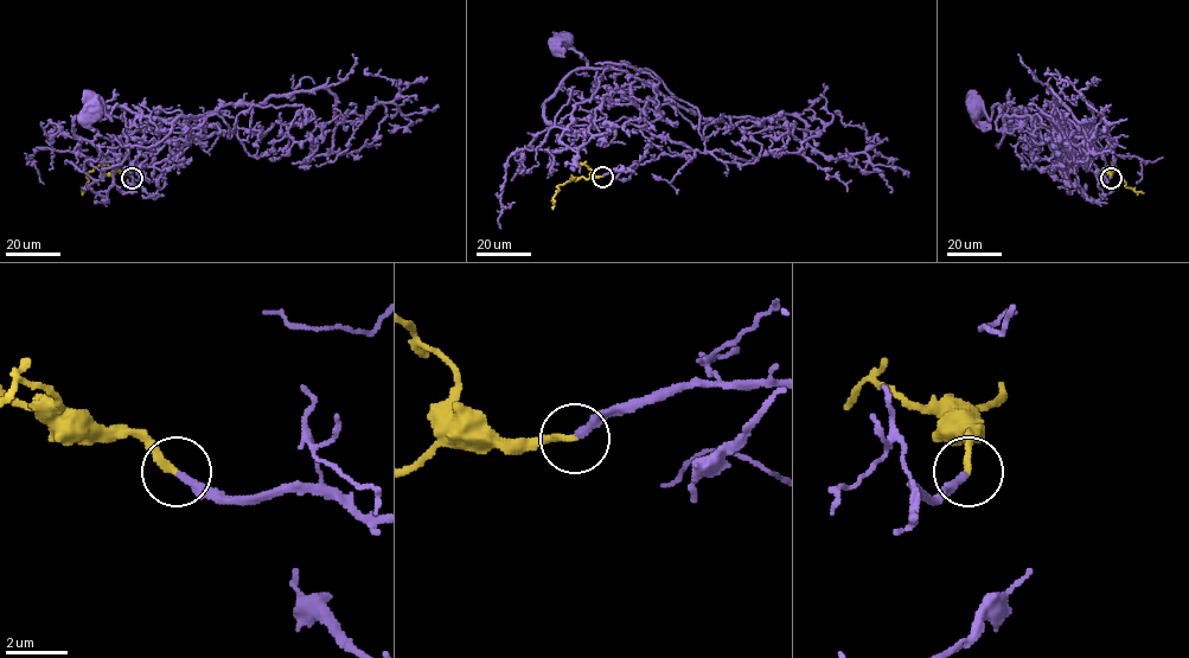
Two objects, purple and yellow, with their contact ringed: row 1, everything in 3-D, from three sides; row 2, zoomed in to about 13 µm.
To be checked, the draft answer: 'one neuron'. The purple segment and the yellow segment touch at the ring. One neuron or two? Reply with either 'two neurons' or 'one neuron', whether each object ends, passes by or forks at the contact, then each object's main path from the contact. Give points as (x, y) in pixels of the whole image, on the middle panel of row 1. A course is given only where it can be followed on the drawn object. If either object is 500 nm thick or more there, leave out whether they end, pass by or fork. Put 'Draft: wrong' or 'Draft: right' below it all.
one neuron | purple ends | yellow ends | purple via (602, 176), (628, 171), (644, 155), (652, 135), (632, 97), (634, 78), (619, 69), (590, 68), (564, 43) | yellow via (602, 176), (582, 177), (557, 186), (553, 209)
Draft: right

